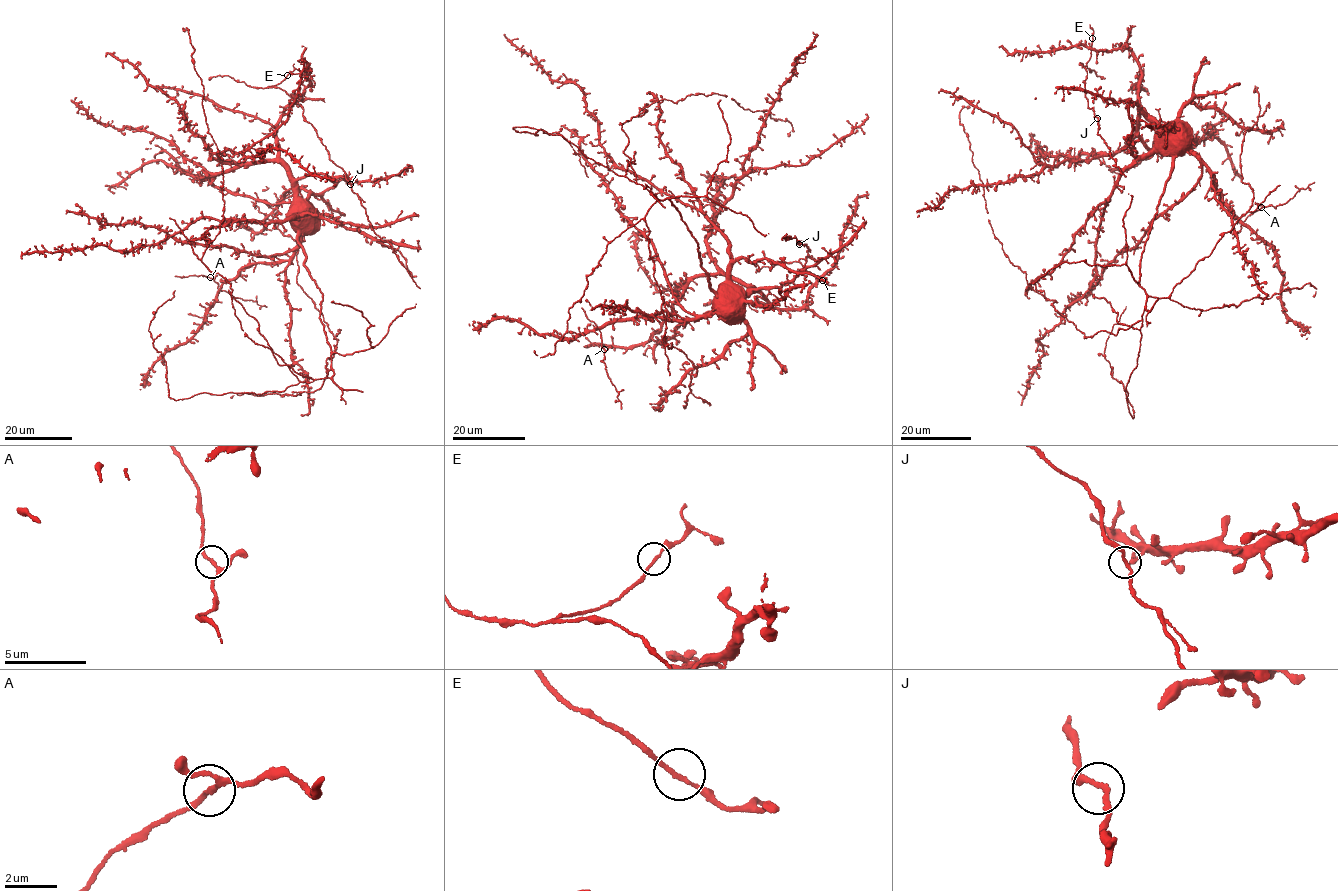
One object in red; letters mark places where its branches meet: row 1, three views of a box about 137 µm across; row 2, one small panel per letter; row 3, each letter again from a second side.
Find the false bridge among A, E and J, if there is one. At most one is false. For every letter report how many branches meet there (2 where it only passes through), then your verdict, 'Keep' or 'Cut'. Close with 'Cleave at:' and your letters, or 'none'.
A: Branches: 2. Keep
E: Branches: 2. Keep
J: Branches: 2. Keep
Cleave at: none

